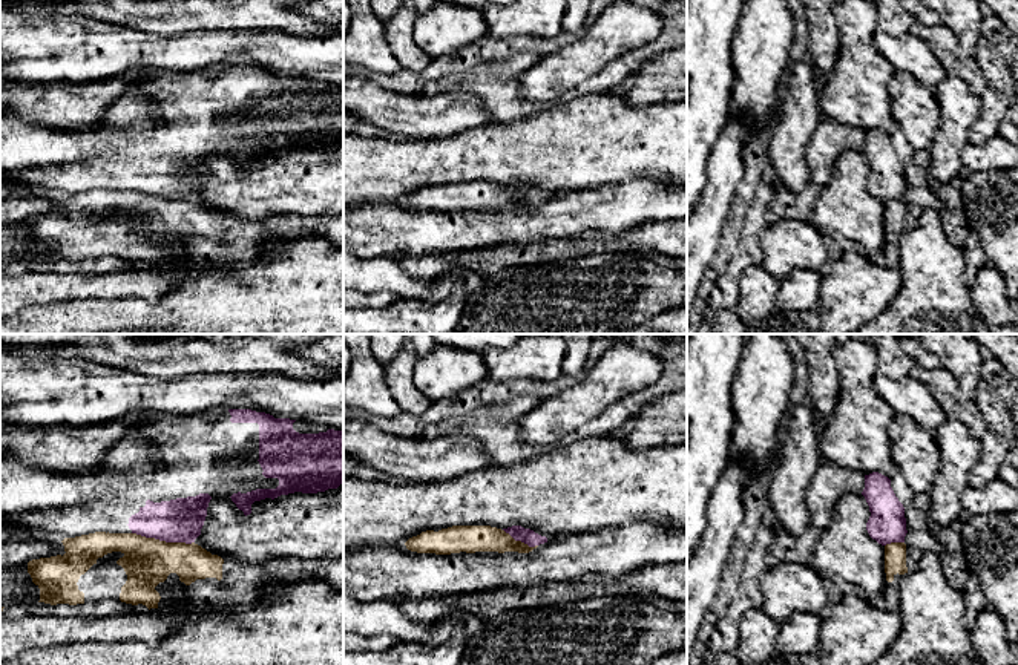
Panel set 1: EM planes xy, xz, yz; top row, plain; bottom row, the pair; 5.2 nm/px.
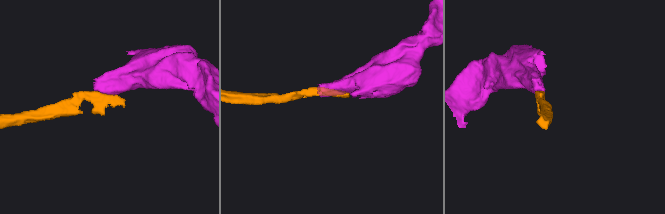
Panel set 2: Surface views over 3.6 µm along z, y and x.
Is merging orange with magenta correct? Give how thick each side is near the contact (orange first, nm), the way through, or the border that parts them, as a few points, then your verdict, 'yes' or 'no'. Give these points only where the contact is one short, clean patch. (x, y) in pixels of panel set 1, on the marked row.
calibres 260 and 220 nm; border xy (132, 532), (166, 541), (193, 543); no

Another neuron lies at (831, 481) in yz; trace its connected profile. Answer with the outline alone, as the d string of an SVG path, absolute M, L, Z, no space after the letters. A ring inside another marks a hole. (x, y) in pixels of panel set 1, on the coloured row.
M822 460L806 496L809 526L823 532L831 524L839 500L848 492L862 493L863 489L862 472Z

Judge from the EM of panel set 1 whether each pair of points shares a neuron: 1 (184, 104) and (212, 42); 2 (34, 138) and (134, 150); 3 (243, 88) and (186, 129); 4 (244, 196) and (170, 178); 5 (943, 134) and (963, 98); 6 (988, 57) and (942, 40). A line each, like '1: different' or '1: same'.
1: different
2: different
3: same
4: different
5: same
6: different

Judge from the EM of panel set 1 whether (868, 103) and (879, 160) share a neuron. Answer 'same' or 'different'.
different

